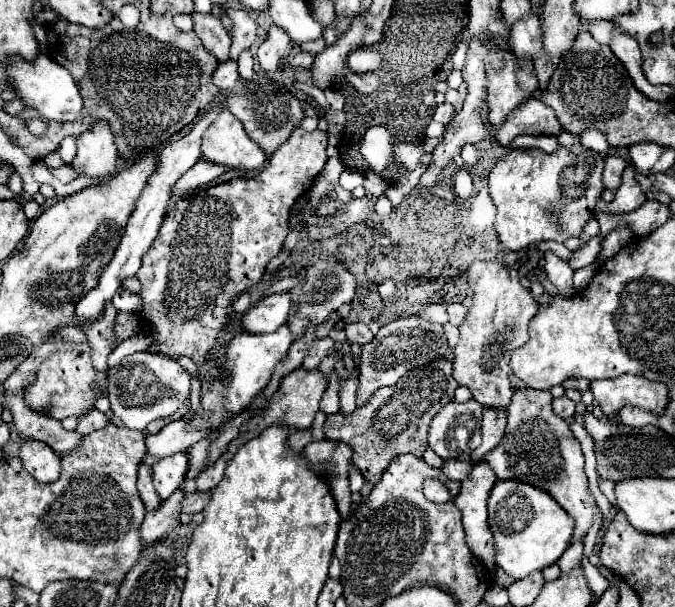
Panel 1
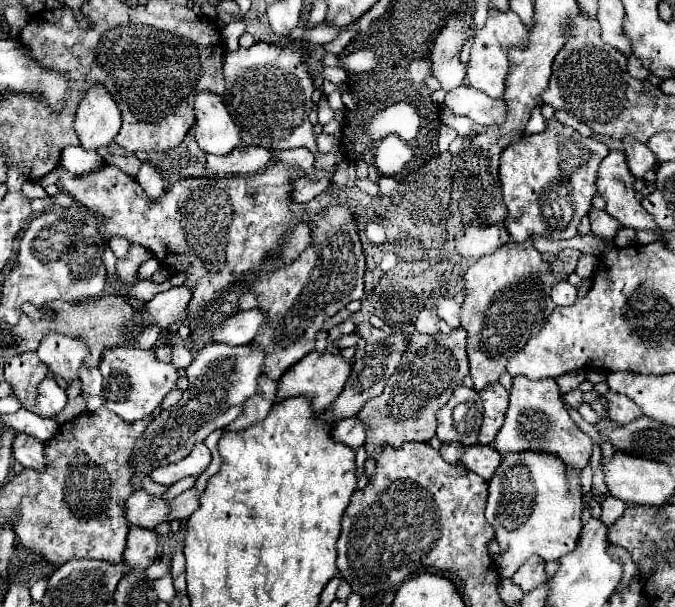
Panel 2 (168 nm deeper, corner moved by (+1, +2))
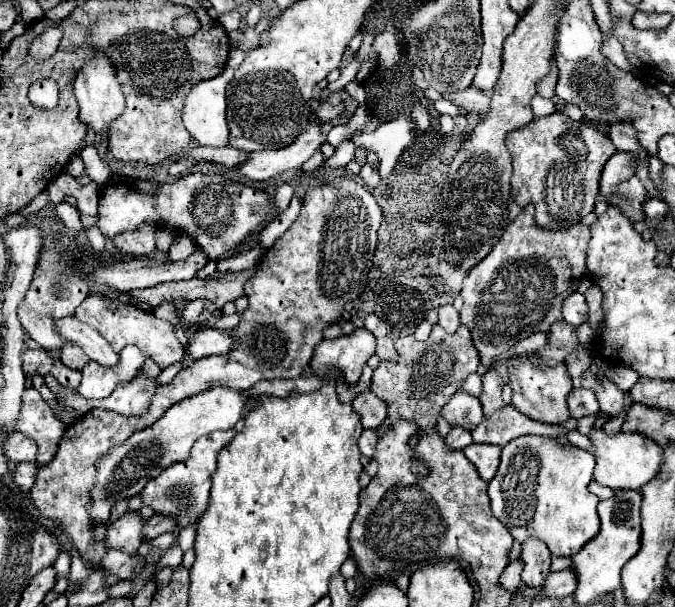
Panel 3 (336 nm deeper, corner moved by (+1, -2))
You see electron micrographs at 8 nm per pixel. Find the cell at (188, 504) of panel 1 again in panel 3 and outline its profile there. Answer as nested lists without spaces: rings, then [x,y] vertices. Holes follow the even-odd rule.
[[[127,511],[123,517],[119,517],[117,521],[113,521],[113,523],[107,525],[107,545],[111,549],[121,549],[121,551],[135,553],[139,549],[141,541],[143,541],[143,535],[141,535],[143,525],[145,525],[145,519],[137,511]]]

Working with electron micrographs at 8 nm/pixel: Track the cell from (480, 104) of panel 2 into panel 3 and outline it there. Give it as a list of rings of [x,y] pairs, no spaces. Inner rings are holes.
[[[469,87],[469,89],[463,89],[463,91],[455,91],[455,93],[445,93],[443,95],[445,99],[453,101],[457,107],[461,107],[463,111],[467,113],[475,113],[479,115],[481,119],[485,115],[489,115],[489,105],[491,105],[491,99],[487,93],[475,89],[475,87]]]

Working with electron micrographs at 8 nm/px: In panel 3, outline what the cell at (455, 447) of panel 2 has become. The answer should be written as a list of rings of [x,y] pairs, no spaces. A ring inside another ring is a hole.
[[[453,427],[449,431],[449,435],[445,437],[445,445],[453,451],[457,449],[465,449],[467,445],[471,445],[471,433],[467,429],[461,429],[461,427]]]

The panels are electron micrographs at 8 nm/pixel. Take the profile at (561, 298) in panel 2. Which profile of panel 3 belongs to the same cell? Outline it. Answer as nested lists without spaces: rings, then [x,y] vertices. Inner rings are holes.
[[[573,293],[573,295],[569,295],[565,299],[565,303],[563,303],[563,319],[573,327],[587,321],[587,303],[585,303],[585,297],[581,293]]]

